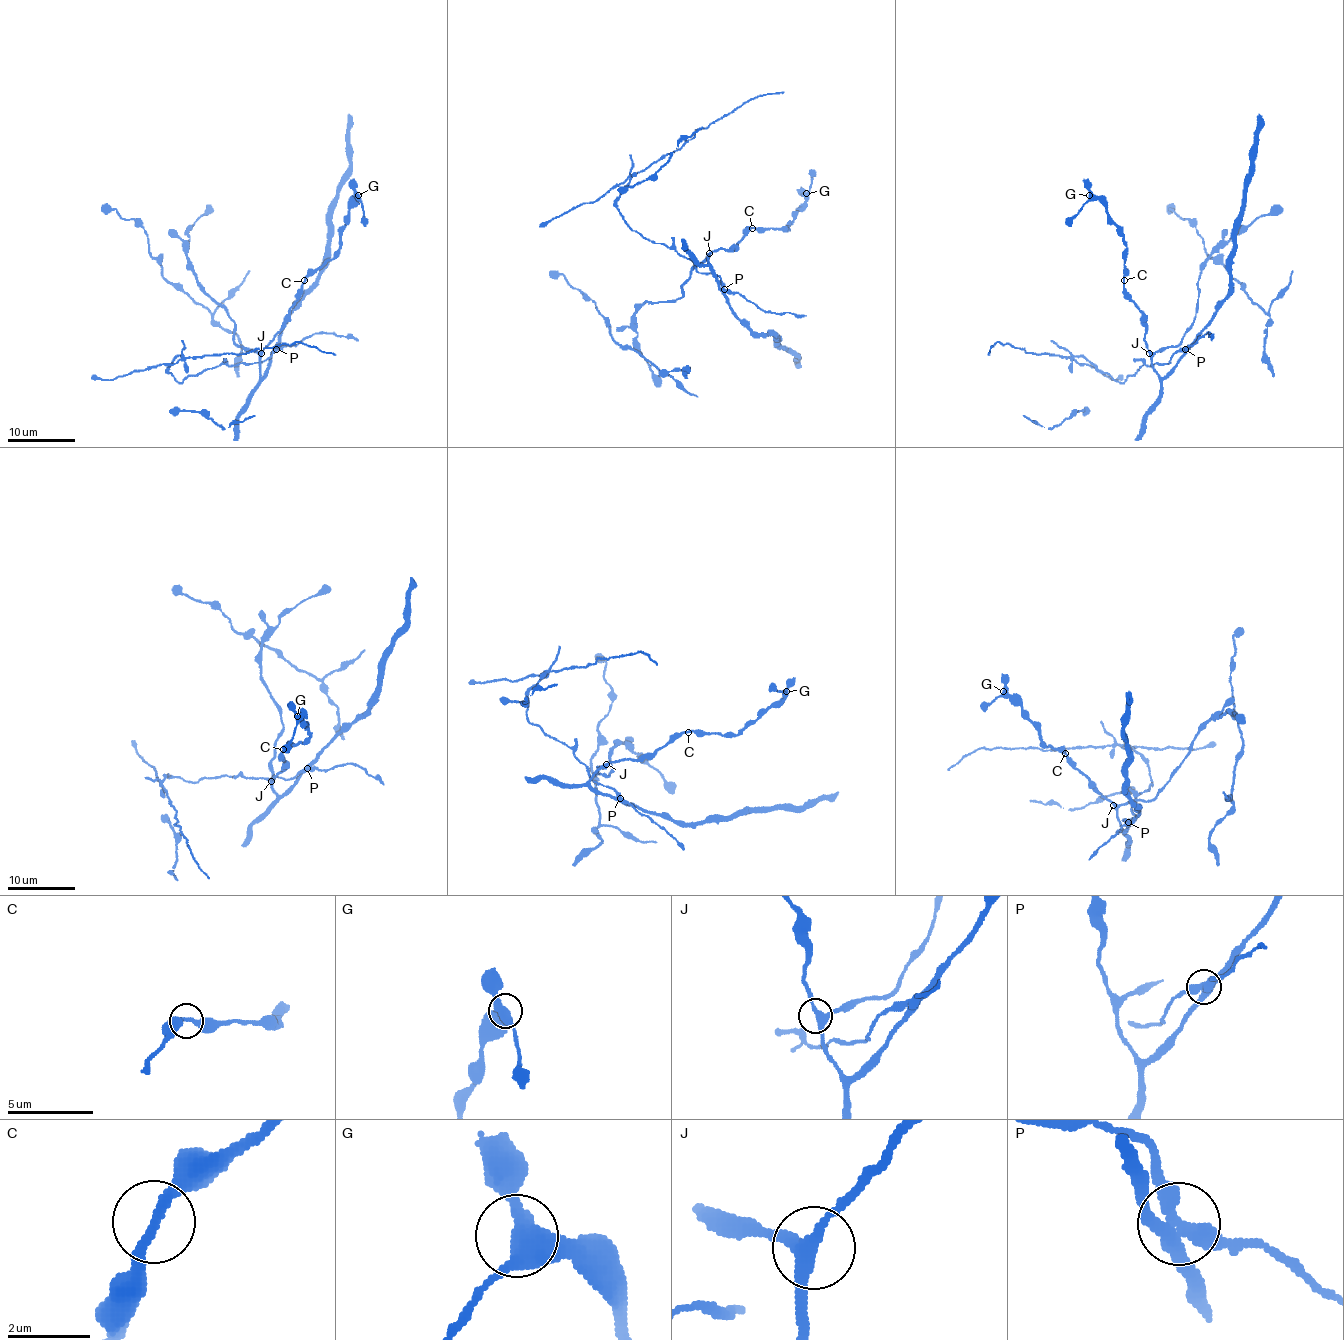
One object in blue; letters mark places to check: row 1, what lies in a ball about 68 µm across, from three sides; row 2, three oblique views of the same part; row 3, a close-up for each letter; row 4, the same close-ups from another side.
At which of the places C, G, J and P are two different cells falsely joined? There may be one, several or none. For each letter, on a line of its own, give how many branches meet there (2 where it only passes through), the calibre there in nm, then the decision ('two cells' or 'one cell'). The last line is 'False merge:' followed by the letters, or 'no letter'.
C: 2 | 220 nm | one cell
G: 3 | 400 nm | one cell
J: 3 | 320 nm | one cell
P: 4 | 440 nm | two cells
False merge: P

